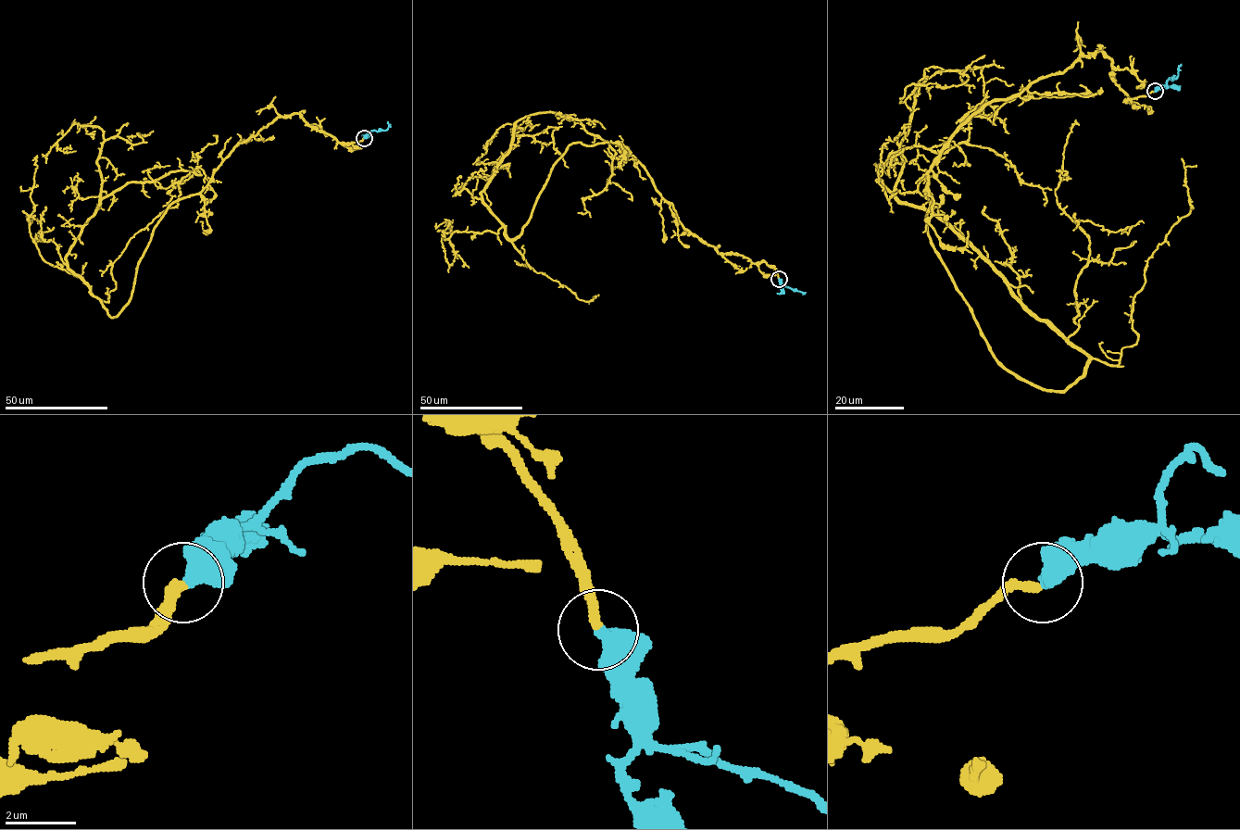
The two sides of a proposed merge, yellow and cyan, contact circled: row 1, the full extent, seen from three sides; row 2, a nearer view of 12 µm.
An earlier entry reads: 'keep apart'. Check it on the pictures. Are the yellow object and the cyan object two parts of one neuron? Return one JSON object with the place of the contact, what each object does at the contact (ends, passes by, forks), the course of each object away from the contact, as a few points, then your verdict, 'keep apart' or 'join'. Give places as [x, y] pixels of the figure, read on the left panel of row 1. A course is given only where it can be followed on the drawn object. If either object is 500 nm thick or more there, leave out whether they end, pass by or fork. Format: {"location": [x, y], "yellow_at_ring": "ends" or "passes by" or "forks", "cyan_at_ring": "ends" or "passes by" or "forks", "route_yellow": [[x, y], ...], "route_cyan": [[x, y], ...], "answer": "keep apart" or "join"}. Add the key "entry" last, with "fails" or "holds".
{"location": [364, 138], "route_yellow": [[364, 138], [292, 113], [239, 143], [169, 207], [111, 317], [68, 249], [104, 197], [197, 169], [163, 207]], "route_cyan": [[364, 138], [371, 131], [385, 131], [388, 121]], "answer": "join", "entry": "fails"}

